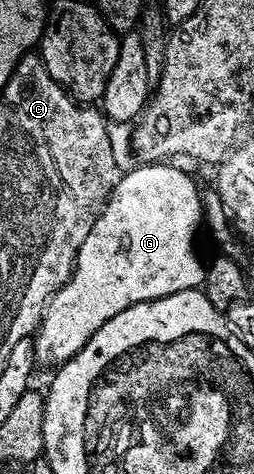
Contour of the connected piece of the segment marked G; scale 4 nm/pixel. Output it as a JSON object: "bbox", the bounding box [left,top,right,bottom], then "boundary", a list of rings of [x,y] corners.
{"bbox":[33,165,204,368],"boundary":[[[171,165],[132,166],[129,173],[127,173],[131,175],[124,174],[121,182],[117,184],[115,190],[107,198],[107,203],[97,217],[93,229],[89,229],[89,237],[85,237],[85,241],[81,241],[81,250],[75,258],[75,267],[71,271],[71,276],[67,279],[64,287],[48,301],[46,309],[43,310],[42,320],[33,336],[35,340],[35,361],[40,368],[47,367],[50,363],[56,362],[55,364],[58,364],[60,361],[72,359],[75,356],[75,352],[81,350],[83,344],[89,341],[89,337],[93,333],[97,333],[97,329],[101,325],[105,325],[105,321],[109,317],[113,317],[116,311],[123,311],[126,307],[132,307],[145,301],[153,301],[157,297],[169,297],[173,293],[180,291],[180,289],[199,289],[204,286],[204,264],[195,263],[195,215],[197,219],[197,191],[195,195],[195,183],[181,168],[167,166]]]}

